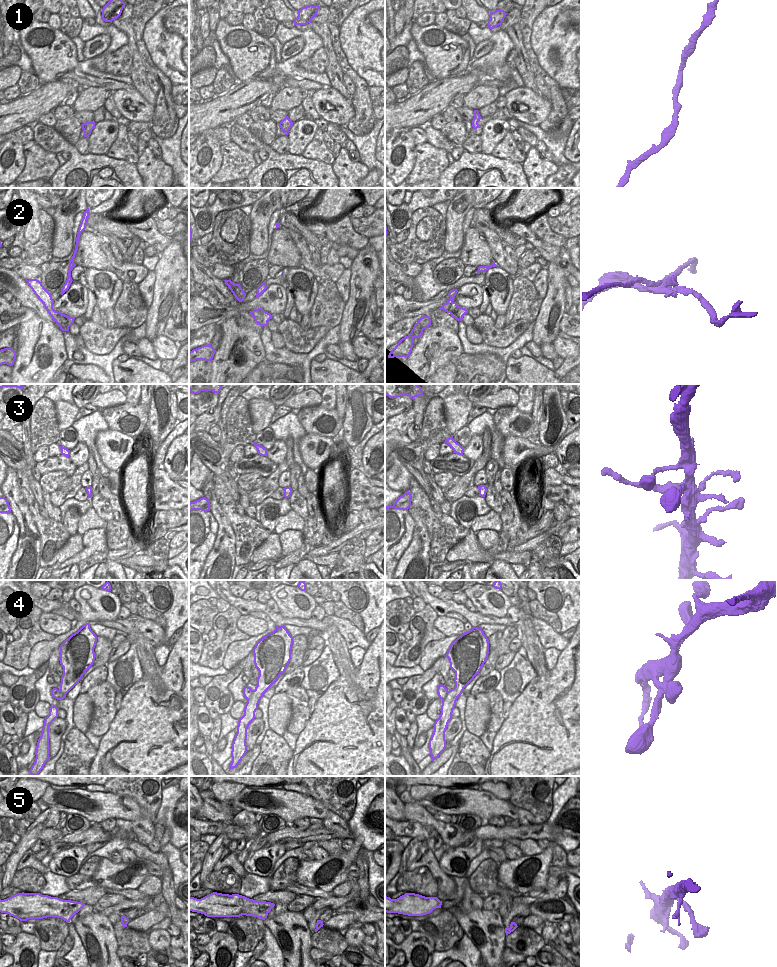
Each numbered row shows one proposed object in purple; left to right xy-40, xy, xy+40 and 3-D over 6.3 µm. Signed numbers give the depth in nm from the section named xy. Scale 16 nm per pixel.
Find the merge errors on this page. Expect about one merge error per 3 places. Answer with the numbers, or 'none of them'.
2, 3

